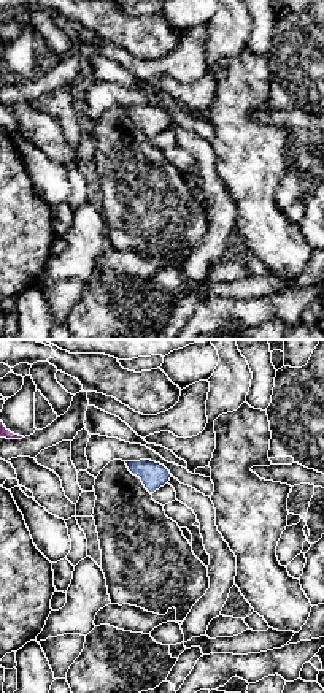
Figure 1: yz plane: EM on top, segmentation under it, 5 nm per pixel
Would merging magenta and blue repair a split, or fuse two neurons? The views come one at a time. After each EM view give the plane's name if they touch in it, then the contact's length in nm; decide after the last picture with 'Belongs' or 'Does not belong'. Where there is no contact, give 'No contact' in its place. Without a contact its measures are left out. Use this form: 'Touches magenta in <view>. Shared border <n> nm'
No contact

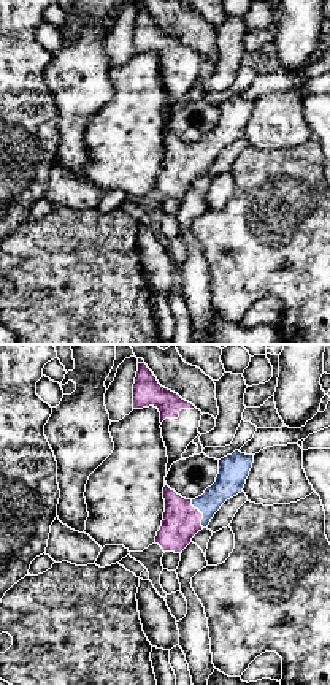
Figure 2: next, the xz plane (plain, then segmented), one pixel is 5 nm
Touches magenta in xz. Shared border 160 nm

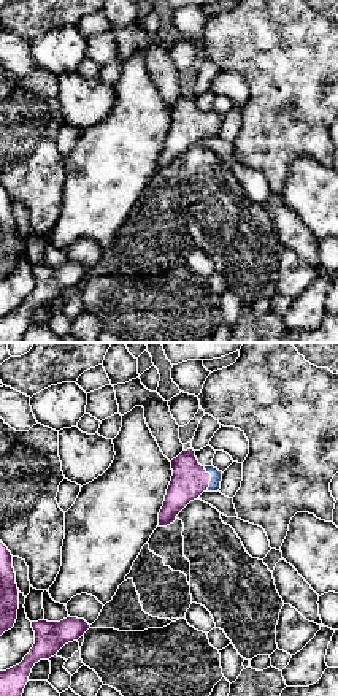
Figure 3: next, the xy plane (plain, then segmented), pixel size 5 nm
Touches magenta in xy. Shared border 120 nm

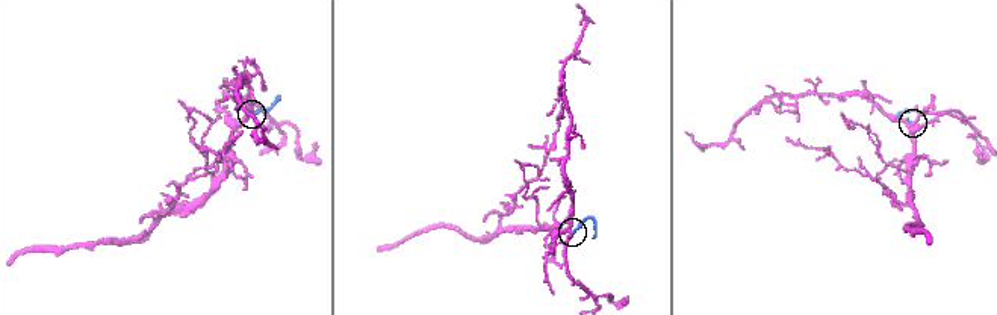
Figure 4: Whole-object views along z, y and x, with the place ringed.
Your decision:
Belongs

